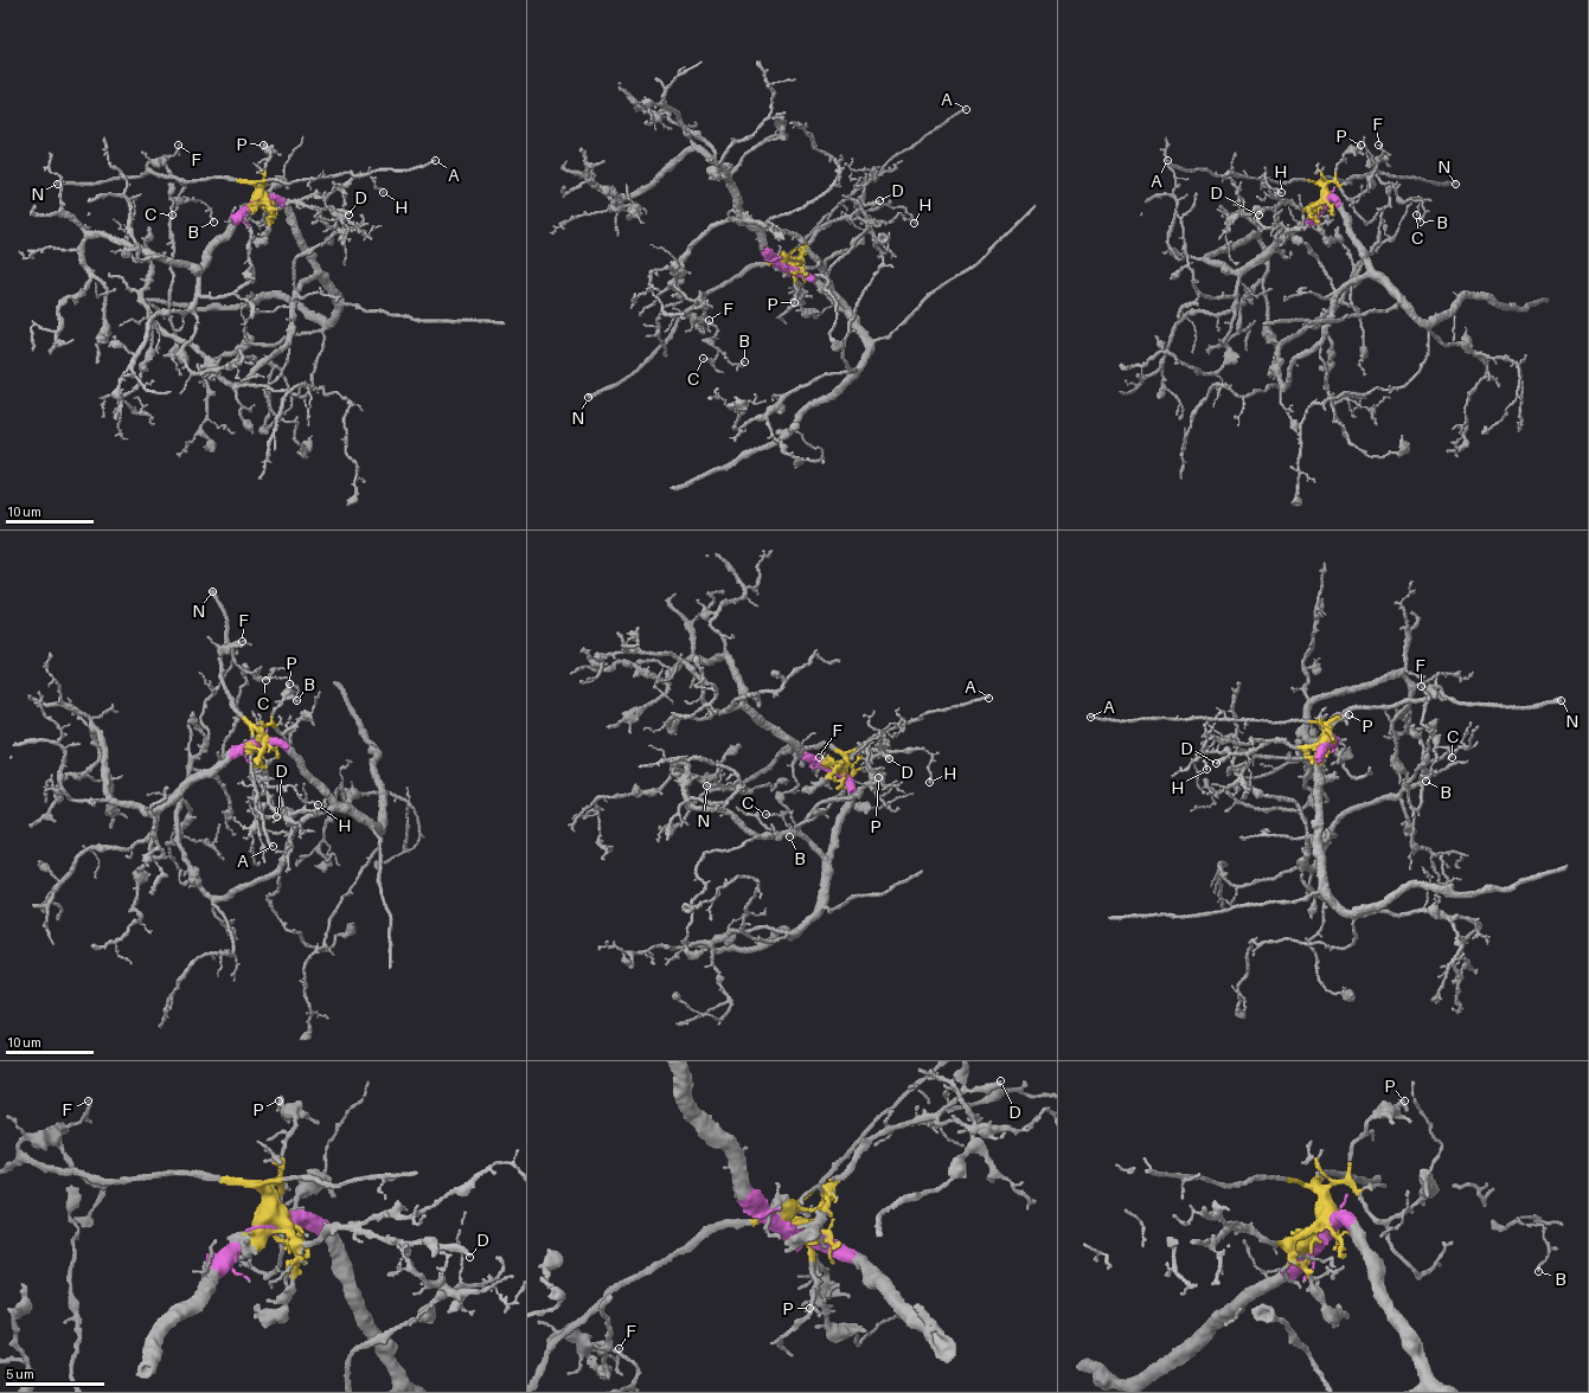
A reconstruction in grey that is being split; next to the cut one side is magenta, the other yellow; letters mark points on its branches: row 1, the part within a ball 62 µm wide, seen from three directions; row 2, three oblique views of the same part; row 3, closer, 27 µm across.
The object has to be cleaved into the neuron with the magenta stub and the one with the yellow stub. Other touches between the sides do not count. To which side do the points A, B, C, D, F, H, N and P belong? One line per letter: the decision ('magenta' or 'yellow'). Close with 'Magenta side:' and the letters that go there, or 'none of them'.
A: yellow
B: yellow
C: yellow
D: yellow
F: yellow
H: yellow
N: yellow
P: yellow
Magenta side: none of them

